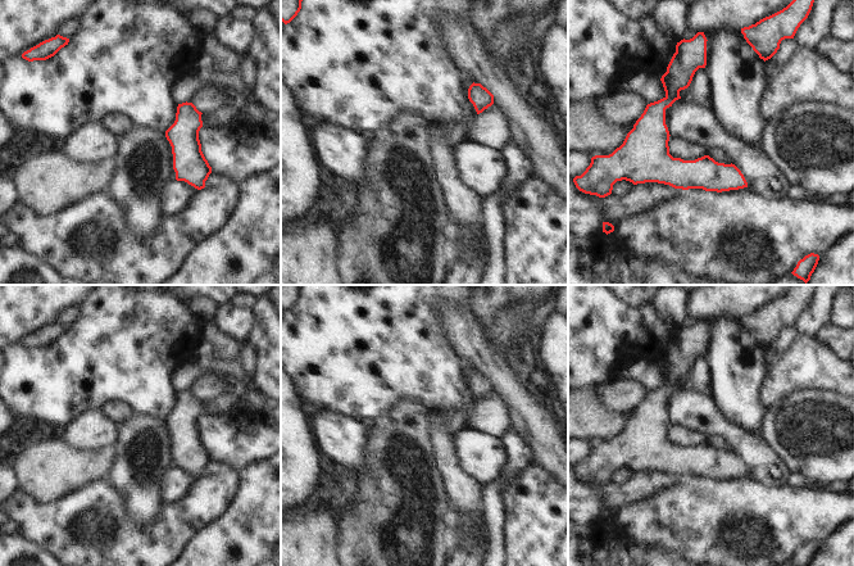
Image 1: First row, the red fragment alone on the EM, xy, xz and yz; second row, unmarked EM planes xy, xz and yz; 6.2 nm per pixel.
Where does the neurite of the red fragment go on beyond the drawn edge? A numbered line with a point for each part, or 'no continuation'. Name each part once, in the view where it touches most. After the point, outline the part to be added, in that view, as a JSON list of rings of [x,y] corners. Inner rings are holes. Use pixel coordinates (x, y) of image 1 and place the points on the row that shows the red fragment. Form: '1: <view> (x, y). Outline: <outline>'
no continuation

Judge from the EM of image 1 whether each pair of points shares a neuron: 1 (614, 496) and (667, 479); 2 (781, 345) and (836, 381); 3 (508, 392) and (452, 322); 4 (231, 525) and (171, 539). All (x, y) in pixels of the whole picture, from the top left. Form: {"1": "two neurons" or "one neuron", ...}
{"1": "one neuron", "2": "two neurons", "3": "one neuron", "4": "two neurons"}

